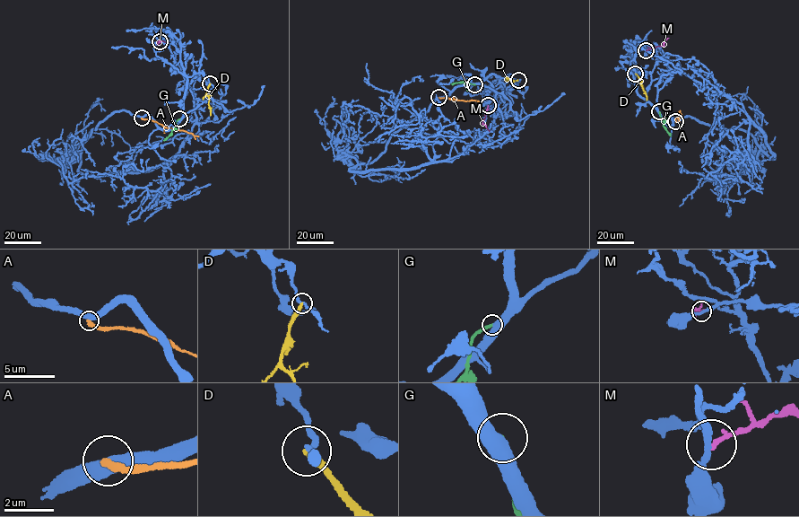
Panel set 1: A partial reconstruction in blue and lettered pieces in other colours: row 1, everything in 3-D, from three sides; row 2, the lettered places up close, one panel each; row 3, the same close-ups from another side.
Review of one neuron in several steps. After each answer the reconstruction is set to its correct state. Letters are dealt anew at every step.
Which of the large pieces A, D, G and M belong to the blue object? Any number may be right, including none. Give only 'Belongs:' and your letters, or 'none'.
Belongs: none

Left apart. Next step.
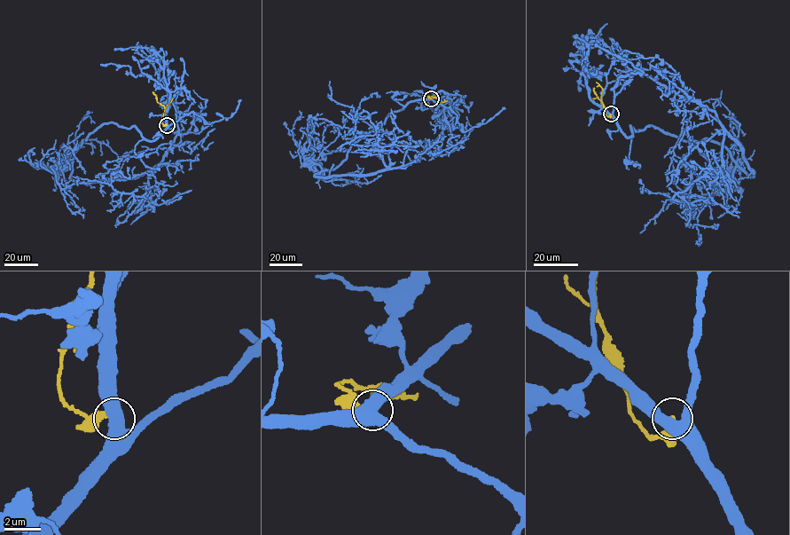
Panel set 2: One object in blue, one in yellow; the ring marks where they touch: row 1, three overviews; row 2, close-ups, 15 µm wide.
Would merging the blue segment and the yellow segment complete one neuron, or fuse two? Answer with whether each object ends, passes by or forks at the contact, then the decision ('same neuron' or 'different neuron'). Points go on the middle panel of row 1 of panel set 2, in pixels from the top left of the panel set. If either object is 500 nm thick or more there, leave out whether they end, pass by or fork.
different neuron

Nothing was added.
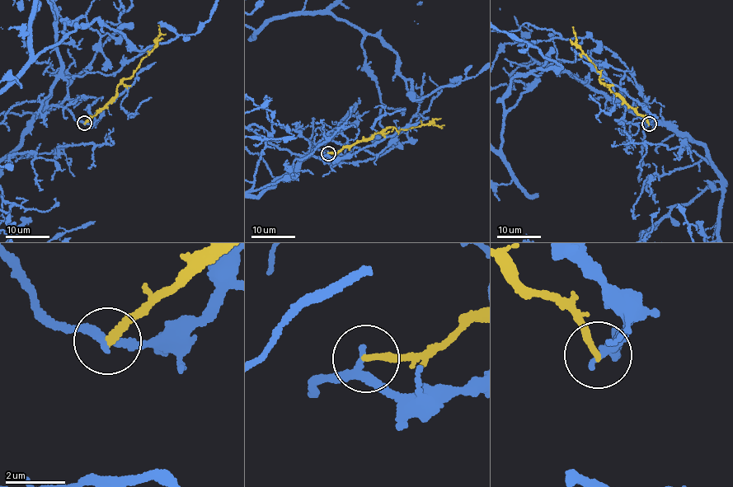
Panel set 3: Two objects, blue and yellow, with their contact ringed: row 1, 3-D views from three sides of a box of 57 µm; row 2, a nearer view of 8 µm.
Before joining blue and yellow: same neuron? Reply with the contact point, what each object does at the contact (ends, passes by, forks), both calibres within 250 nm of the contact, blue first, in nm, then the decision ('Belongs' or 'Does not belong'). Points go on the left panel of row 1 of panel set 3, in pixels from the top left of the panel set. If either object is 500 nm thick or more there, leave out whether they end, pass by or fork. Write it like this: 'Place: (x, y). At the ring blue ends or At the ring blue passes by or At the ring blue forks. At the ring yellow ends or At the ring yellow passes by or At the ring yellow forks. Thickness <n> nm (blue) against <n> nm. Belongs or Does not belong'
Place: (84, 123). At the ring blue passes by. At the ring yellow ends. Thickness 240 nm (blue) against 240 nm. Does not belong

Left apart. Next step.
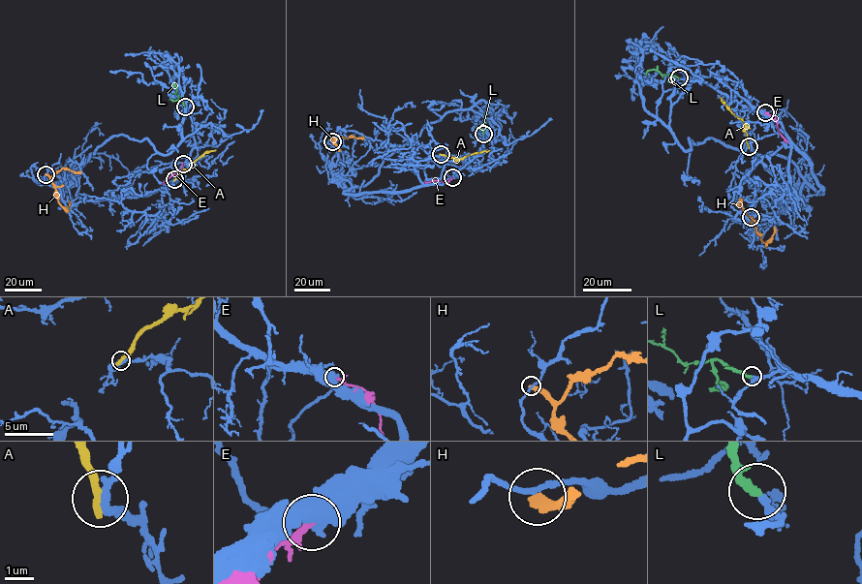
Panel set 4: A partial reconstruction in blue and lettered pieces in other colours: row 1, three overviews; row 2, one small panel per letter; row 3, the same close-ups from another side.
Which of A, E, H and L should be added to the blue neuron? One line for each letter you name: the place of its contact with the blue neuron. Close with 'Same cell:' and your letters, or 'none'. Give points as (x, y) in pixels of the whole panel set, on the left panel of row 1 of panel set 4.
L: Touches blue at (185, 107)
Same cell: L

